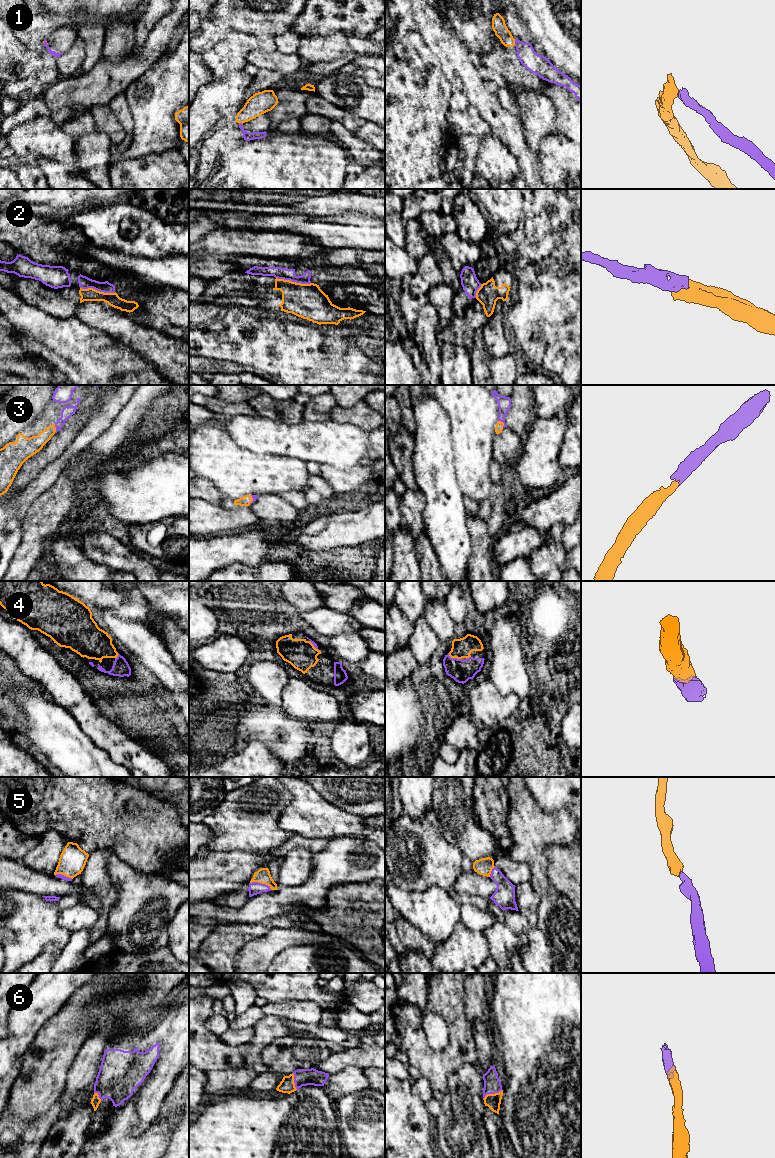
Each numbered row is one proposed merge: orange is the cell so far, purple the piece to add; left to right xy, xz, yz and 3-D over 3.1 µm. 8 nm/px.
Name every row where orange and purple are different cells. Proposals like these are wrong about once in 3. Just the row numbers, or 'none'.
1, 2

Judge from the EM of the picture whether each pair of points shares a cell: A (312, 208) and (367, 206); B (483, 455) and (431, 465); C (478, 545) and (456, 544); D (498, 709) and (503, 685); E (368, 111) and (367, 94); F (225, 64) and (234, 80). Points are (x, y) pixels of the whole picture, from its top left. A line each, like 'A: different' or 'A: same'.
A: same
B: different
C: different
D: different
E: same
F: different

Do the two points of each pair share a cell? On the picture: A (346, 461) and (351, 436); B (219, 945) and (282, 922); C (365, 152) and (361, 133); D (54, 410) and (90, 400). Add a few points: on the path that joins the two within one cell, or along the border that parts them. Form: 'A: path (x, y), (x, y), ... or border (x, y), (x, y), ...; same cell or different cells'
A: path (346, 455), (346, 442); same cell
B: path (235, 935), (266, 926); same cell
C: border (351, 132), (374, 148); different cells
D: path (63, 404), (81, 404); same cell

